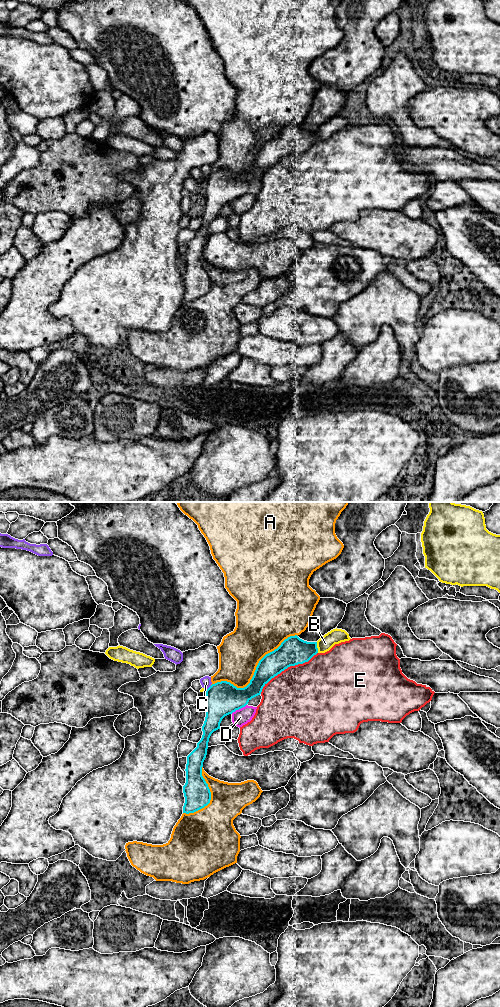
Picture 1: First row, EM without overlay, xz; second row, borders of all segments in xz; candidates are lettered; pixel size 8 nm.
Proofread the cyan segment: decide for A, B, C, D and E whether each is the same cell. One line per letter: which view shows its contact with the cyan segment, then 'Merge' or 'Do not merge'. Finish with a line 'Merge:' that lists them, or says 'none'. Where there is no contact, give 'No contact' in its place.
A: Touches cyan in xz. Do not merge
B: Touches cyan in xz. Do not merge
C: Touches cyan in xz. Do not merge
D: Touches cyan in xz. Do not merge
E: Touches cyan in xz. Do not merge
Merge: none

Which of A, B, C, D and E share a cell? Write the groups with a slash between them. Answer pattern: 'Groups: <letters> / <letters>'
Groups: A / B / C / D / E

